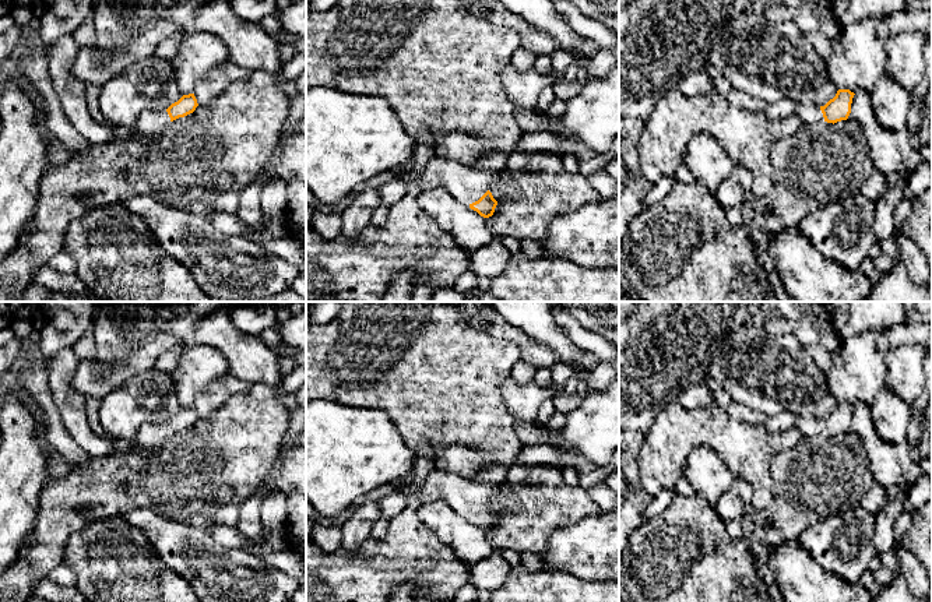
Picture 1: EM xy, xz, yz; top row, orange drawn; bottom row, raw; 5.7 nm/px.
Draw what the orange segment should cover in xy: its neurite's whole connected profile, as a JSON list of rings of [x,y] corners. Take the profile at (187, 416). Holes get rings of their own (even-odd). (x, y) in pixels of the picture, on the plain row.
[[[194,406],[183,408],[177,415],[168,422],[144,423],[140,426],[133,440],[106,436],[112,441],[112,455],[127,453],[136,447],[152,447],[163,443],[170,434],[184,430],[196,423],[198,419]]]

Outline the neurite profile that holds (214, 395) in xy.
[[[231,374],[208,384],[196,397],[194,409],[197,412],[197,416],[208,416],[210,413],[224,406],[231,397],[245,394],[250,390],[250,387],[250,383],[236,379]]]

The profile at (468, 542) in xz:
[[[443,500],[419,504],[418,517],[467,567],[496,552],[483,529]]]

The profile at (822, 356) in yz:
[[[820,345],[810,346],[809,353],[822,372],[827,373],[833,367],[831,353],[826,348]]]

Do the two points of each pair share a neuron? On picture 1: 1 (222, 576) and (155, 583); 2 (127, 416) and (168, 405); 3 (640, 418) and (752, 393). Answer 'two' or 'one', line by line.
1: two
2: one
3: two

